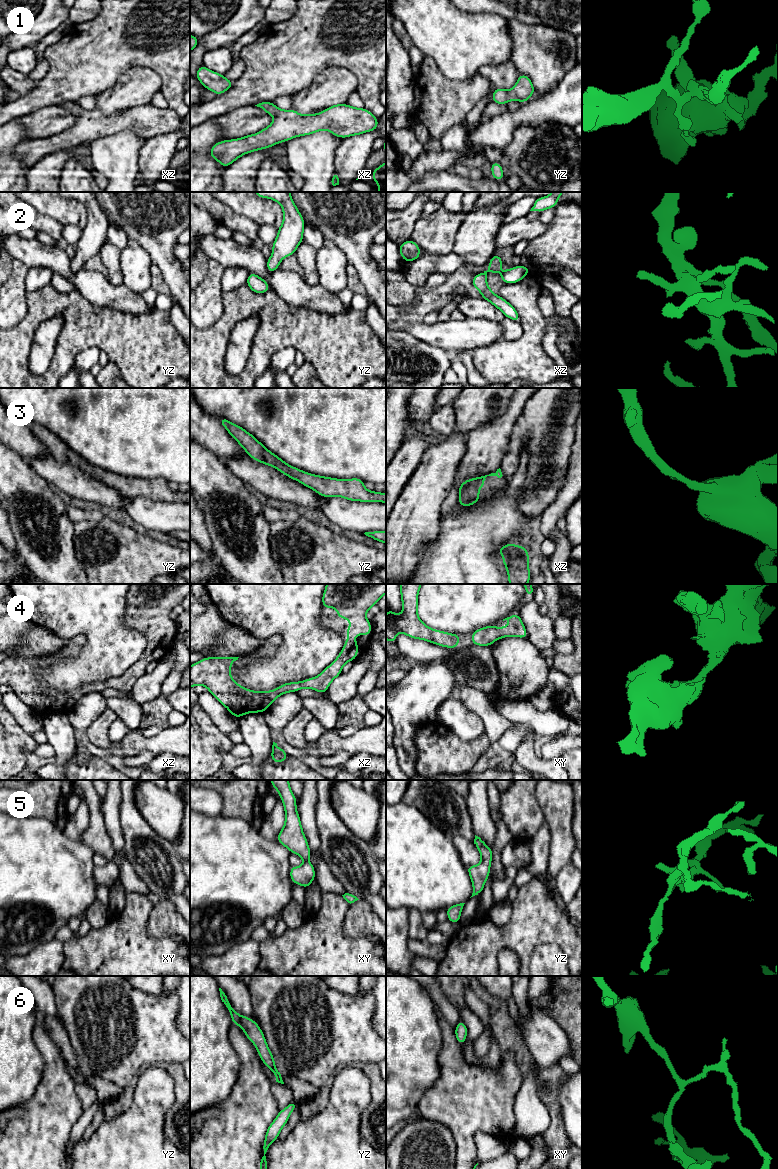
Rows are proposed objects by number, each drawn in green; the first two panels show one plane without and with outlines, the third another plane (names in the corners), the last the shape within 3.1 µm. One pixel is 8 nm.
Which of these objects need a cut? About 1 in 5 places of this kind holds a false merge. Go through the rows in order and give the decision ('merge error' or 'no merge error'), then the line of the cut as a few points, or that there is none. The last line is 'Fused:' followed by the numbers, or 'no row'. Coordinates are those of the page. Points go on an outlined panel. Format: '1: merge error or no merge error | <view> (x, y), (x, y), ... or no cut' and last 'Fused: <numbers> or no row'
1: no merge error | no cut
2: no merge error | no cut
3: no merge error | no cut
4: no merge error | no cut
5: no merge error | no cut
6: no merge error | no cut
Fused: no row

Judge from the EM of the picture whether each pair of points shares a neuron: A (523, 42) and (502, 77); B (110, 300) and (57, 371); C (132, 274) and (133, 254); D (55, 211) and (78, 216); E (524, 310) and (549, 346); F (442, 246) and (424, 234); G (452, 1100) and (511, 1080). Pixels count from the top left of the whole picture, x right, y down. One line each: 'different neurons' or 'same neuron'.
A: different neurons
B: different neurons
C: same neuron
D: same neuron
E: different neurons
F: same neuron
G: same neuron

